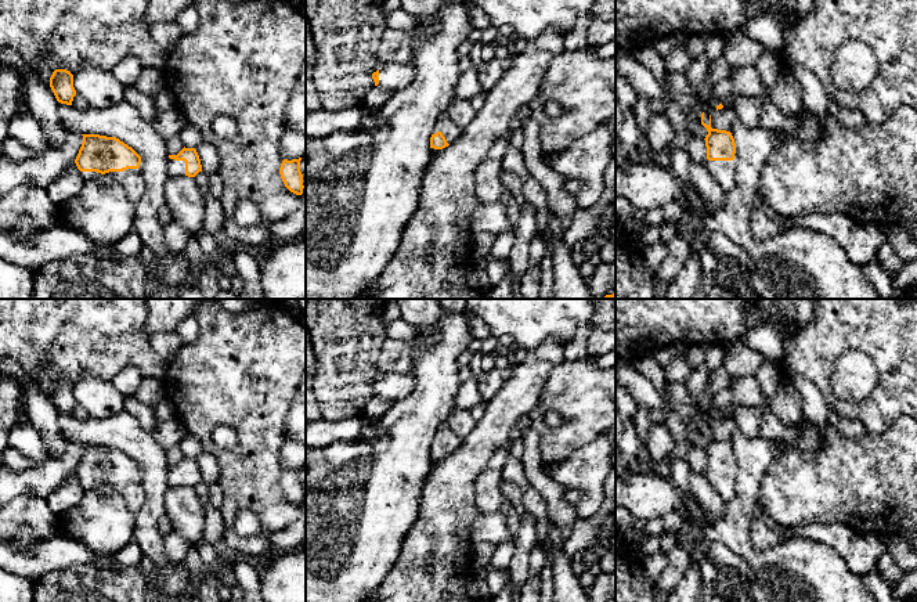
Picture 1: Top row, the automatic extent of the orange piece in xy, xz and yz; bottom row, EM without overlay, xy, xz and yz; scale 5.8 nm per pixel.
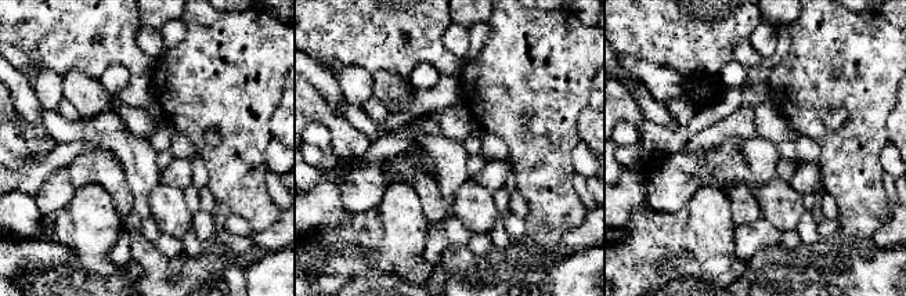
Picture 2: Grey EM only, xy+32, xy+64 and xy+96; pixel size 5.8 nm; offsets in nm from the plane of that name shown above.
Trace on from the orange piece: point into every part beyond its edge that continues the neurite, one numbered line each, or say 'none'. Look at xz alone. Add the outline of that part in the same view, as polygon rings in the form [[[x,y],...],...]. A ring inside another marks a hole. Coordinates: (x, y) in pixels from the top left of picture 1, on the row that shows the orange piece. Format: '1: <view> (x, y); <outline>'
1: xz (451, 132); [[[445,111],[445,112],[443,112],[443,113],[438,116],[438,119],[437,119],[437,122],[436,122],[434,127],[433,127],[433,134],[436,134],[437,131],[441,131],[443,136],[445,137],[447,143],[448,143],[448,144],[452,144],[452,143],[455,143],[455,141],[459,138],[459,136],[461,136],[461,133],[462,133],[462,129],[458,127],[458,126],[448,118],[448,113],[447,113],[447,111]]]

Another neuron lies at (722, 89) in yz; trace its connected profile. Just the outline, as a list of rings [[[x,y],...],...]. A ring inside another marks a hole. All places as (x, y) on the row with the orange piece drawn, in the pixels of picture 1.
[[[732,76],[722,79],[714,87],[714,100],[716,104],[722,104],[722,101],[732,93],[733,90],[733,79]]]

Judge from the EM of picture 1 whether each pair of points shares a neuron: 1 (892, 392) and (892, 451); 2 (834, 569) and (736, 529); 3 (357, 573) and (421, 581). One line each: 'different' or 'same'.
1: different
2: same
3: different

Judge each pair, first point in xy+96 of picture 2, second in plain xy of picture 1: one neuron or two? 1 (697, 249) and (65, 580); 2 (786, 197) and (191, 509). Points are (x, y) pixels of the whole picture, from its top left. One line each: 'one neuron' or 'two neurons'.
1: two neurons
2: one neuron

